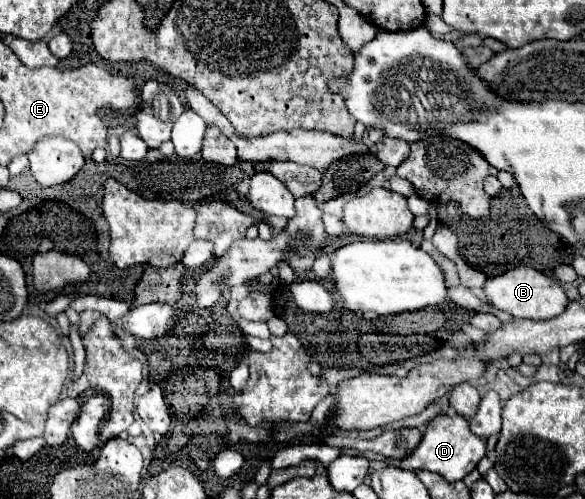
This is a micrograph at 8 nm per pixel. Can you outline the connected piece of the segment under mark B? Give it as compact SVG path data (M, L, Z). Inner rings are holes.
M517 266L501 276L489 278L483 286L487 302L507 314L511 314L513 318L531 318L531 320L549 320L555 318L557 314L561 314L567 306L567 296L563 292L563 288L559 286L559 282L555 282L553 278L545 276L543 272L529 268L529 266Z

